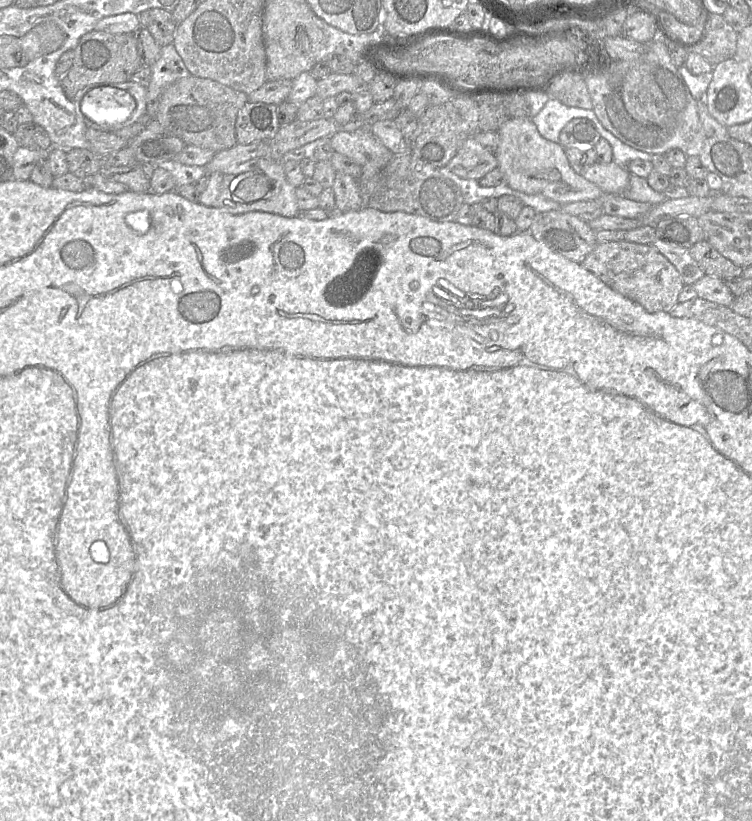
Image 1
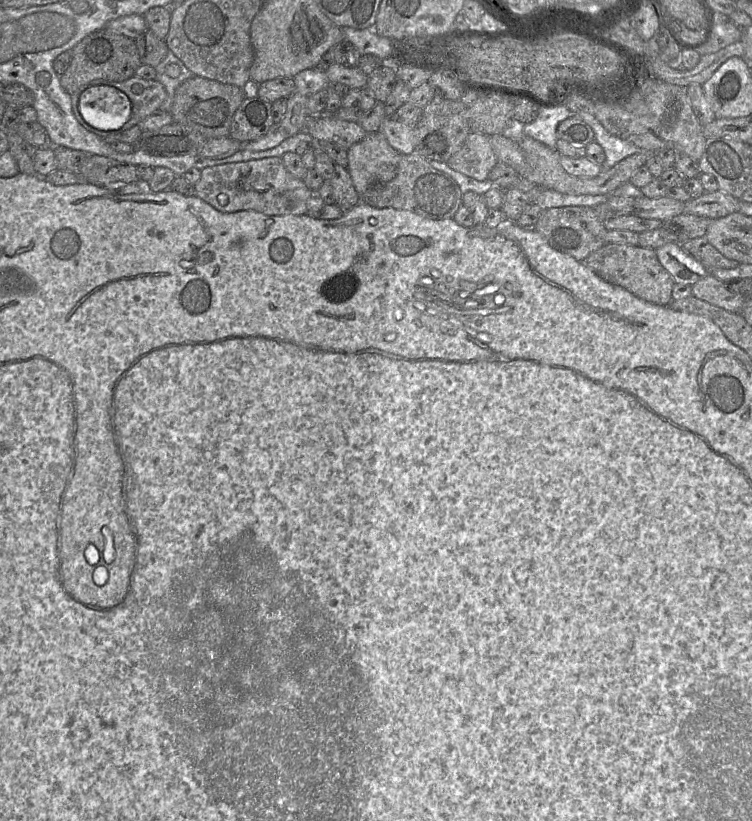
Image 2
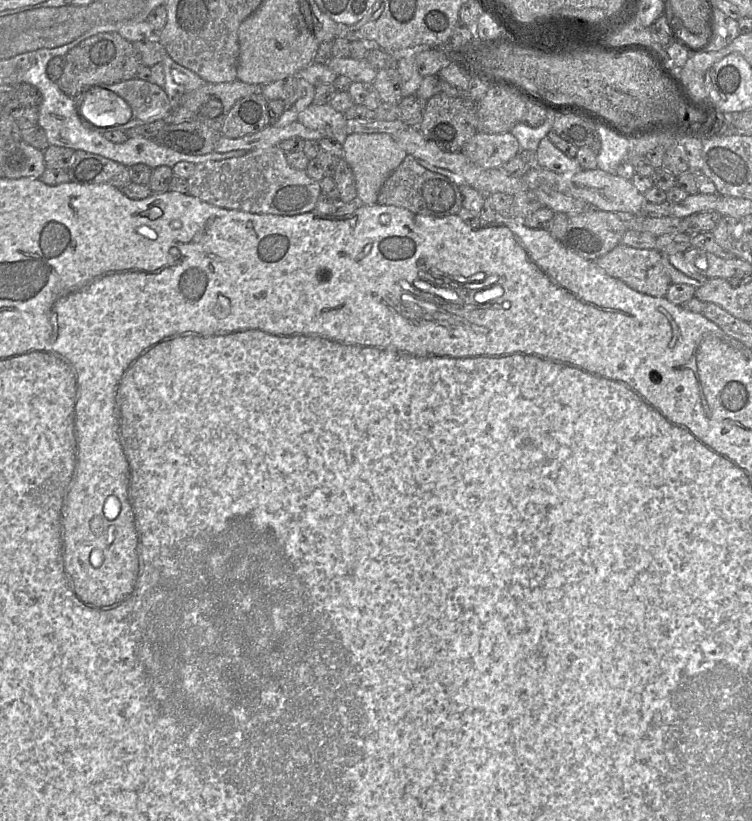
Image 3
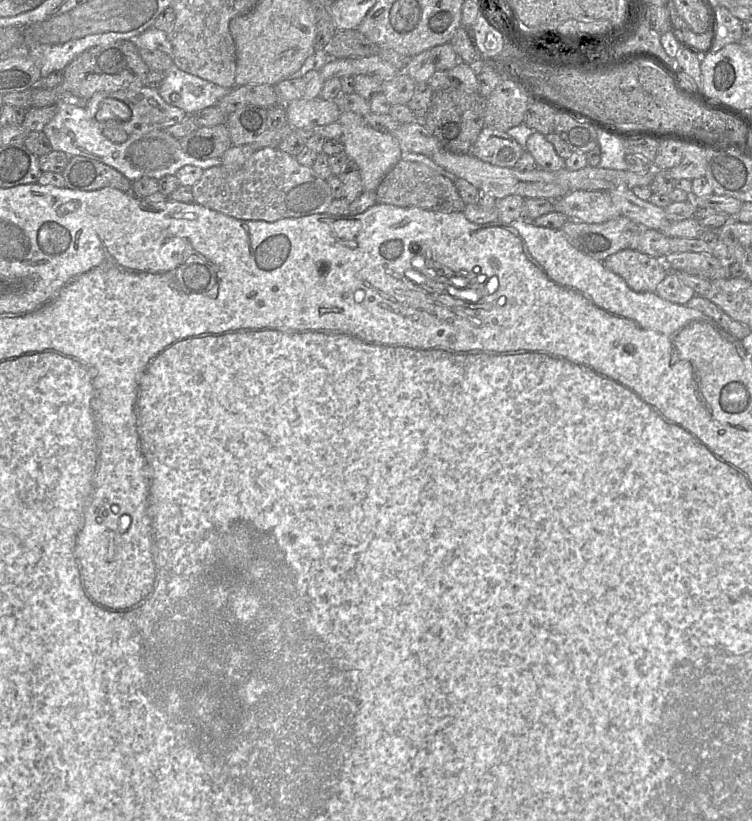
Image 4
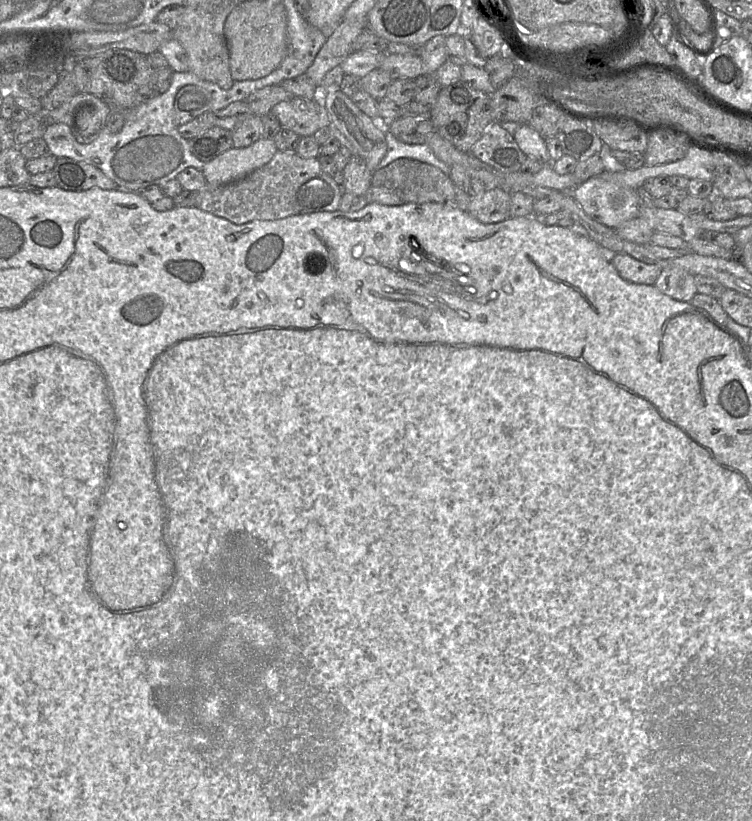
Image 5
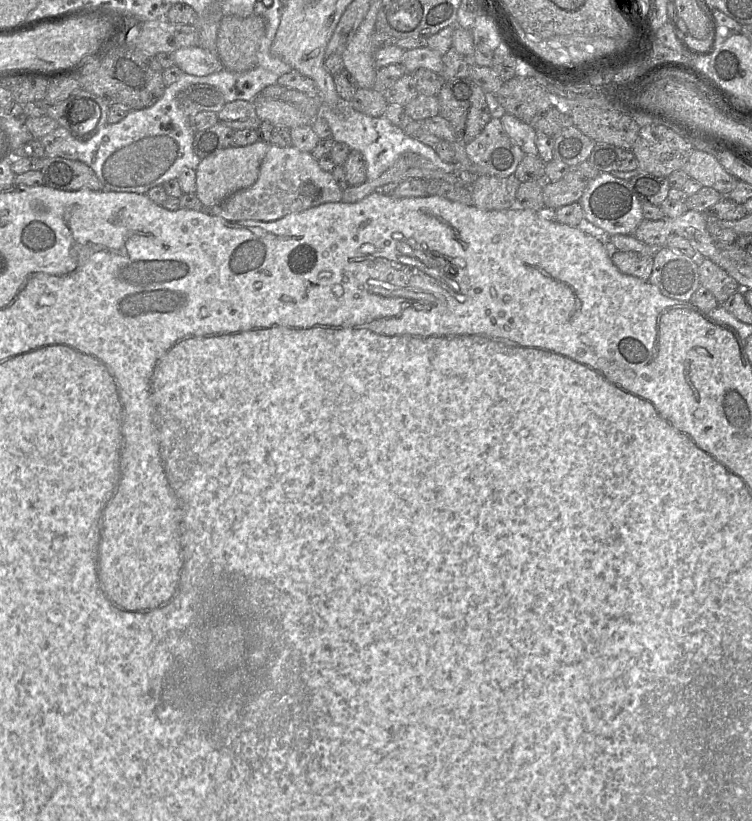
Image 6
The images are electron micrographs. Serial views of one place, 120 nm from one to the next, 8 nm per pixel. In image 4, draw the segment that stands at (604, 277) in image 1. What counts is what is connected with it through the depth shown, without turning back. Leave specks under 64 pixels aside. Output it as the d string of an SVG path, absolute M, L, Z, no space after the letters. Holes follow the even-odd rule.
M635 249L621 250L606 258L603 263L636 292L655 292L668 274L665 259L658 259Z

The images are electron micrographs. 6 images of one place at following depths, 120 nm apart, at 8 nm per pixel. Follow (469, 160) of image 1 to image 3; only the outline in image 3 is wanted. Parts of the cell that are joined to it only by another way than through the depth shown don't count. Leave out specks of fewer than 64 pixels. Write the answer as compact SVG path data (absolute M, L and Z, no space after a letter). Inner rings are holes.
M477 132L462 149L474 164L484 168L499 168L521 150L518 140L510 132L486 134Z

